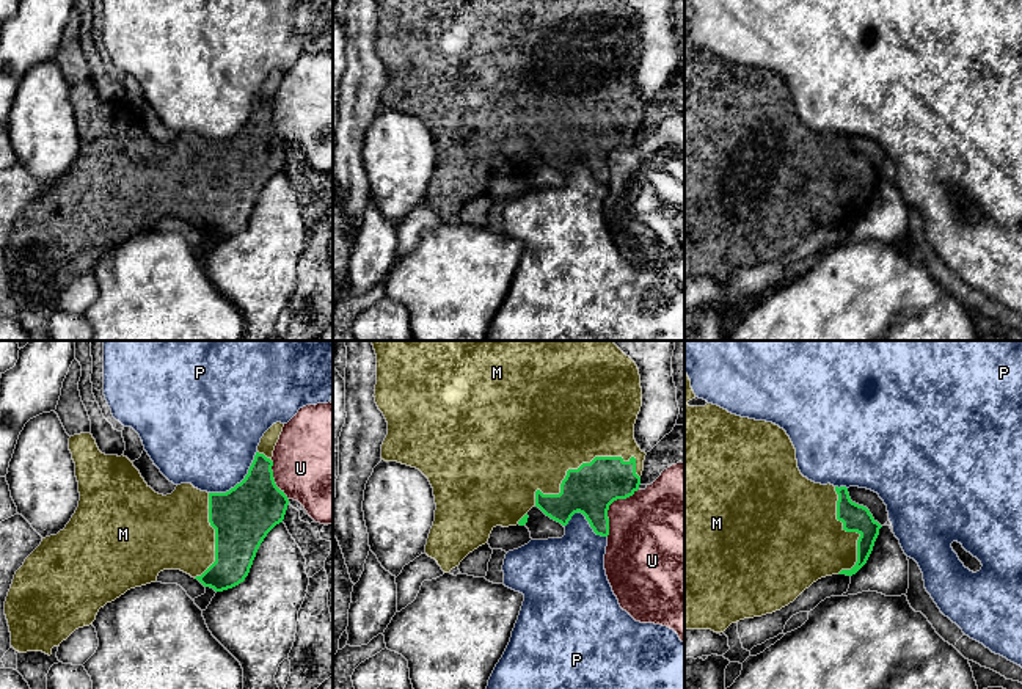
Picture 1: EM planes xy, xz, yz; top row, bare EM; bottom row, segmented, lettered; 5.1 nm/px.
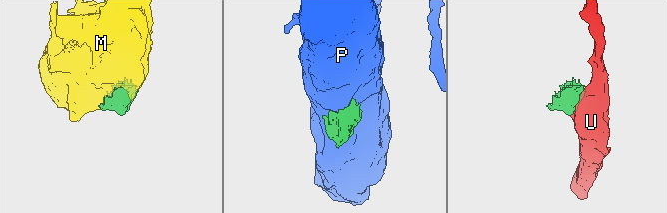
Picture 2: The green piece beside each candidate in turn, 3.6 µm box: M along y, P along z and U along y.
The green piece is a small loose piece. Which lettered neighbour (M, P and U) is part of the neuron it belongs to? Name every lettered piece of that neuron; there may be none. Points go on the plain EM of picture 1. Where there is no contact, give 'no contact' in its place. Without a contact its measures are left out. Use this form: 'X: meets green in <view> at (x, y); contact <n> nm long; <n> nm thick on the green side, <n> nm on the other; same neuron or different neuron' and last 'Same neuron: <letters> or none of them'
M: meets green in xz at (573, 118); contact 600 nm long; 260 nm thick on the green side, 480 nm on the other; same neuron
P: meets green in xy at (240, 131); contact 340 nm long; 300 nm thick on the green side, 460 nm on the other; different neuron
U: meets green in xz at (608, 156); contact 300 nm long; 260 nm thick on the green side, 420 nm on the other; different neuron
Same neuron: M

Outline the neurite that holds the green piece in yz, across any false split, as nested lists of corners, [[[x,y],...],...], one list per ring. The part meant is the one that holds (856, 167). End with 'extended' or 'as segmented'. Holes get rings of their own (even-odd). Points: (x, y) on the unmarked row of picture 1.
[[[684,20],[684,278],[724,281],[732,272],[780,259],[805,237],[832,223],[856,223],[868,209],[882,174],[870,159],[851,149],[846,135],[821,133],[804,126],[798,116],[796,97],[783,77],[772,71],[755,69],[699,47]]]; extended

